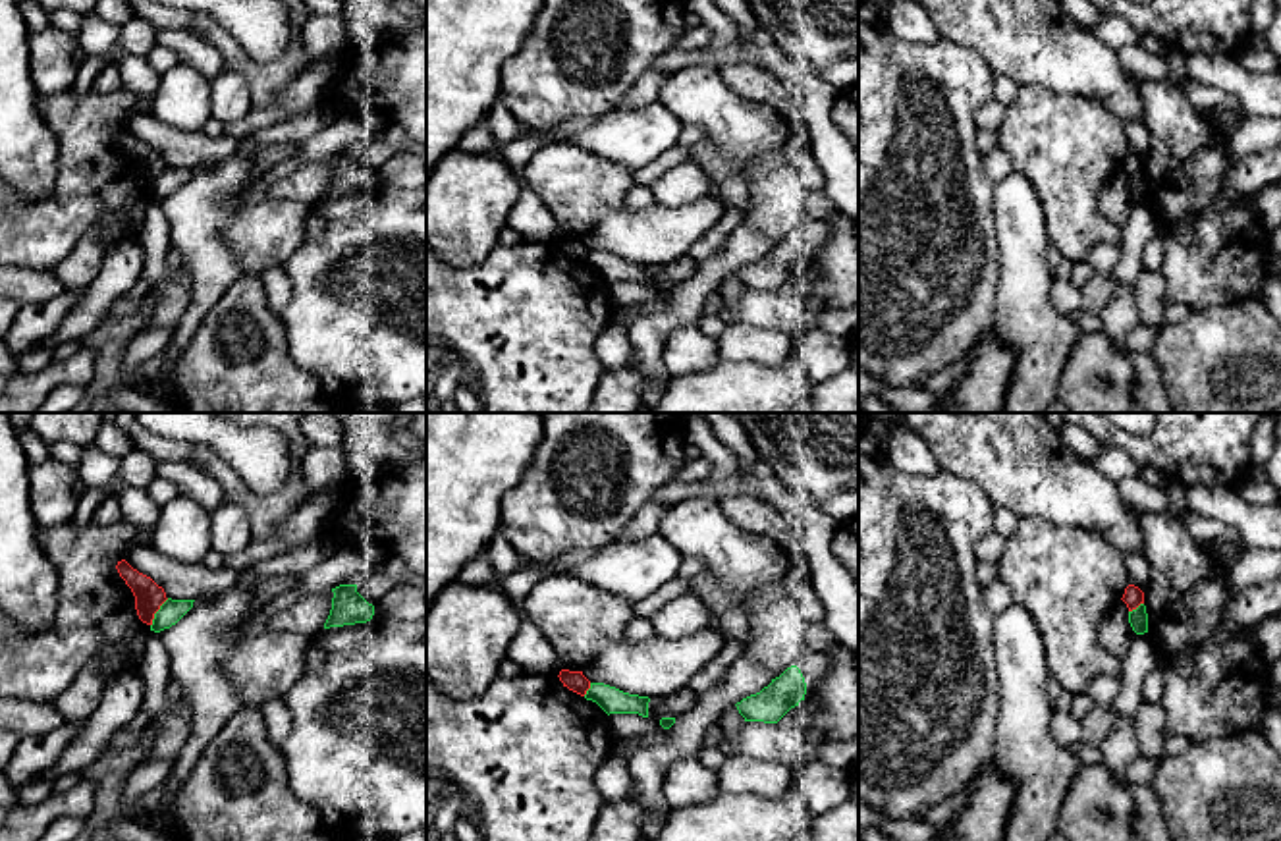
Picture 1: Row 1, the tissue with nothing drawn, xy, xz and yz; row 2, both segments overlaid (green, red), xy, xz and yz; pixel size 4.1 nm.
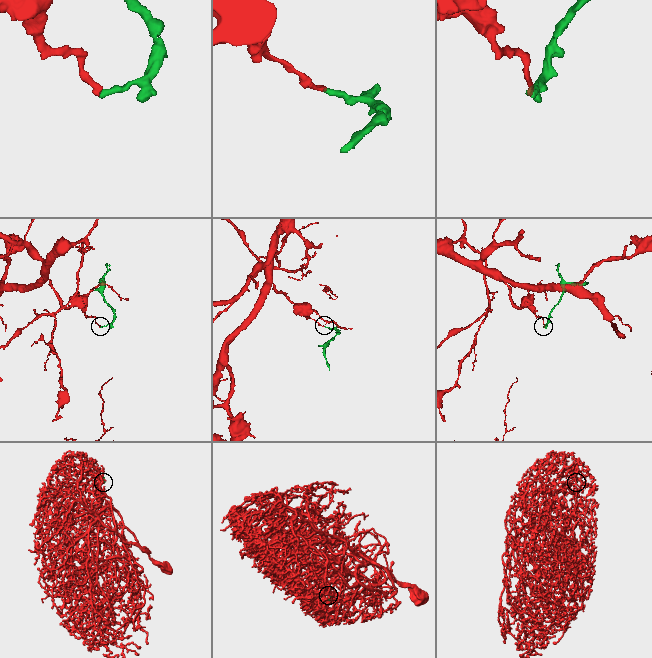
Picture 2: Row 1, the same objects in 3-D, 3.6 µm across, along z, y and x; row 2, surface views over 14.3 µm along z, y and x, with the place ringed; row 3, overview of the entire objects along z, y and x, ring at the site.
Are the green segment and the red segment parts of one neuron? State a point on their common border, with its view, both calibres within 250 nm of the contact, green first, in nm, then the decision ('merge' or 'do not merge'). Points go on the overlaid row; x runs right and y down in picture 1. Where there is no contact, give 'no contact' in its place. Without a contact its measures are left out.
xy (157, 612) | 100/120 nm | do not merge

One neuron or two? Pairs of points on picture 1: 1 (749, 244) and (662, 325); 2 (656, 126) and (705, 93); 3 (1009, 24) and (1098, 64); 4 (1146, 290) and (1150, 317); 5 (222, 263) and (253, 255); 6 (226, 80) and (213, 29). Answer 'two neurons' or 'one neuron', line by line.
1: one neuron
2: two neurons
3: one neuron
4: one neuron
5: two neurons
6: two neurons

